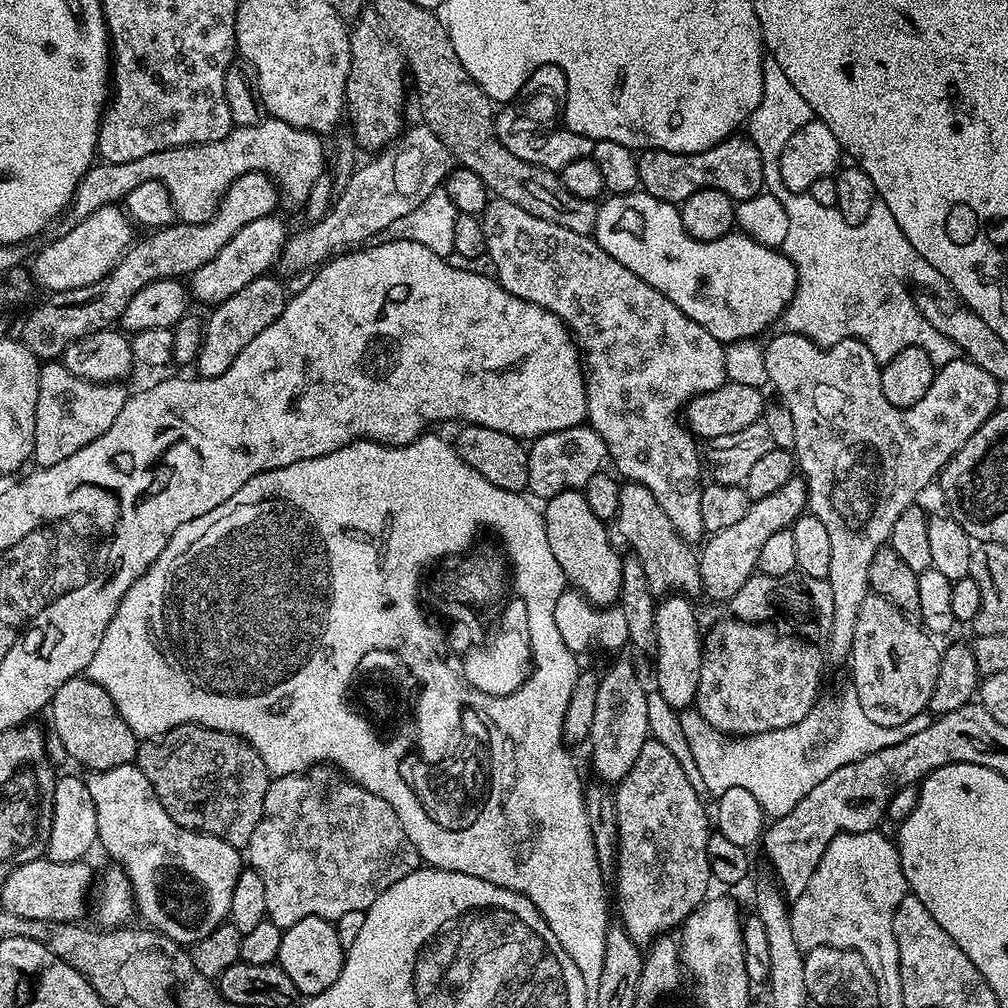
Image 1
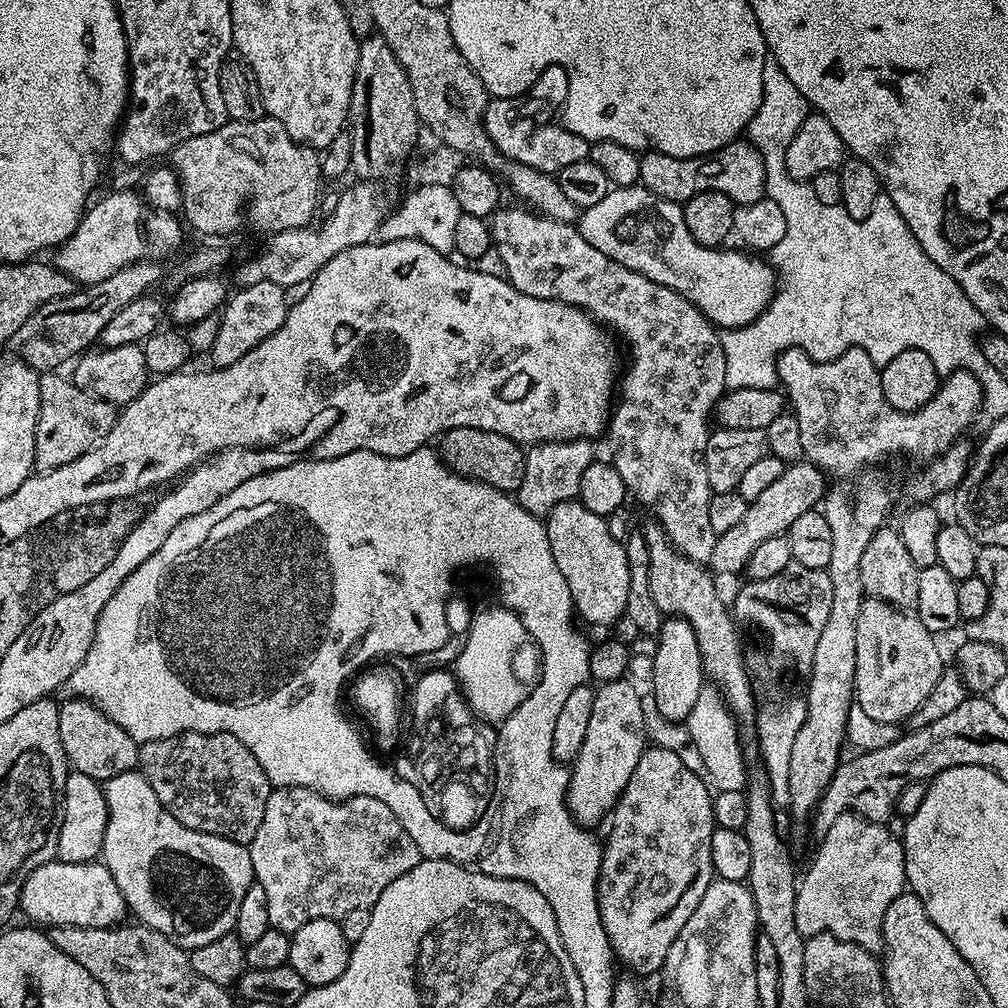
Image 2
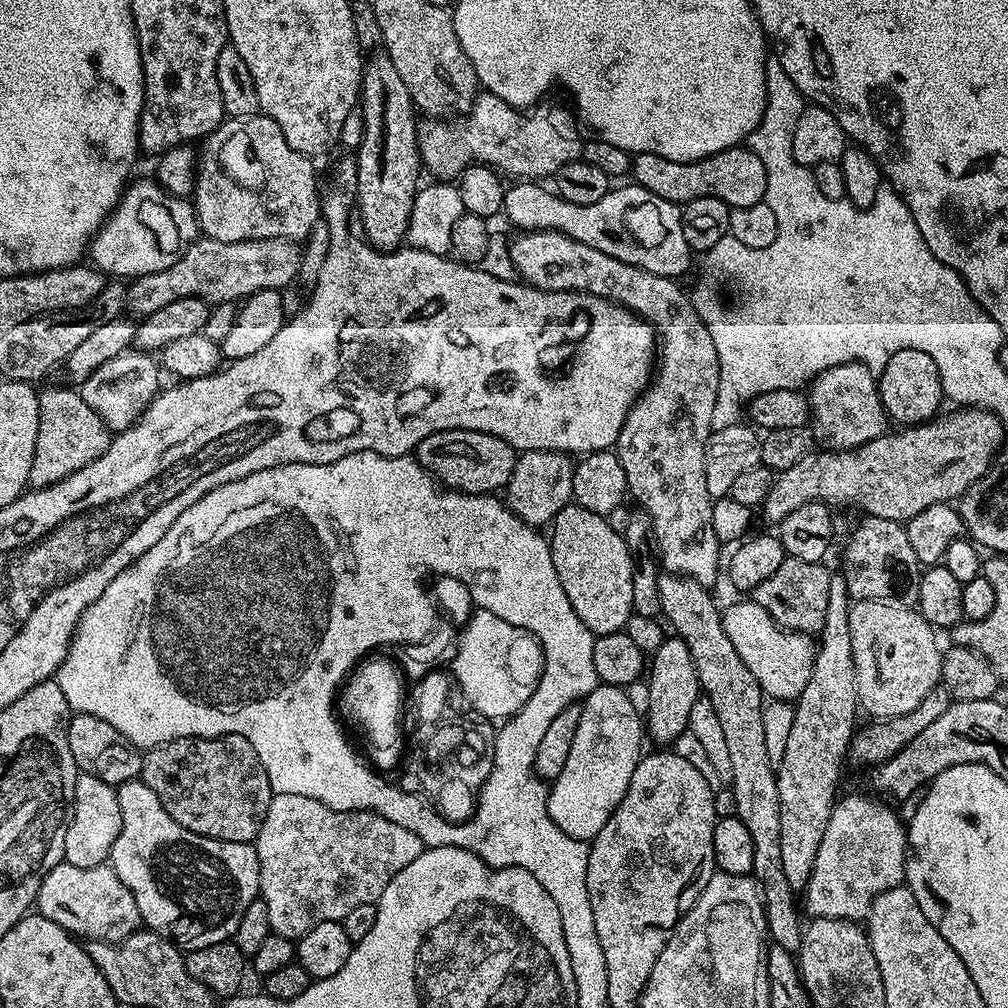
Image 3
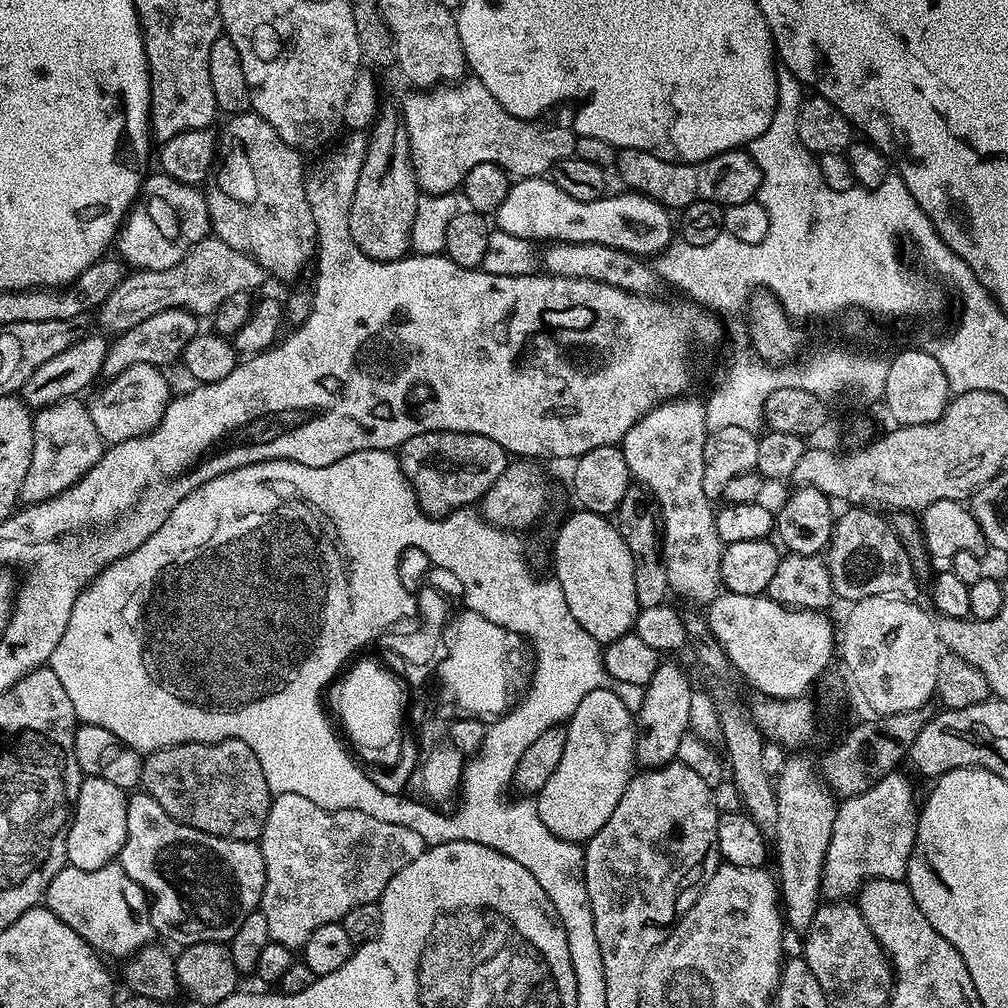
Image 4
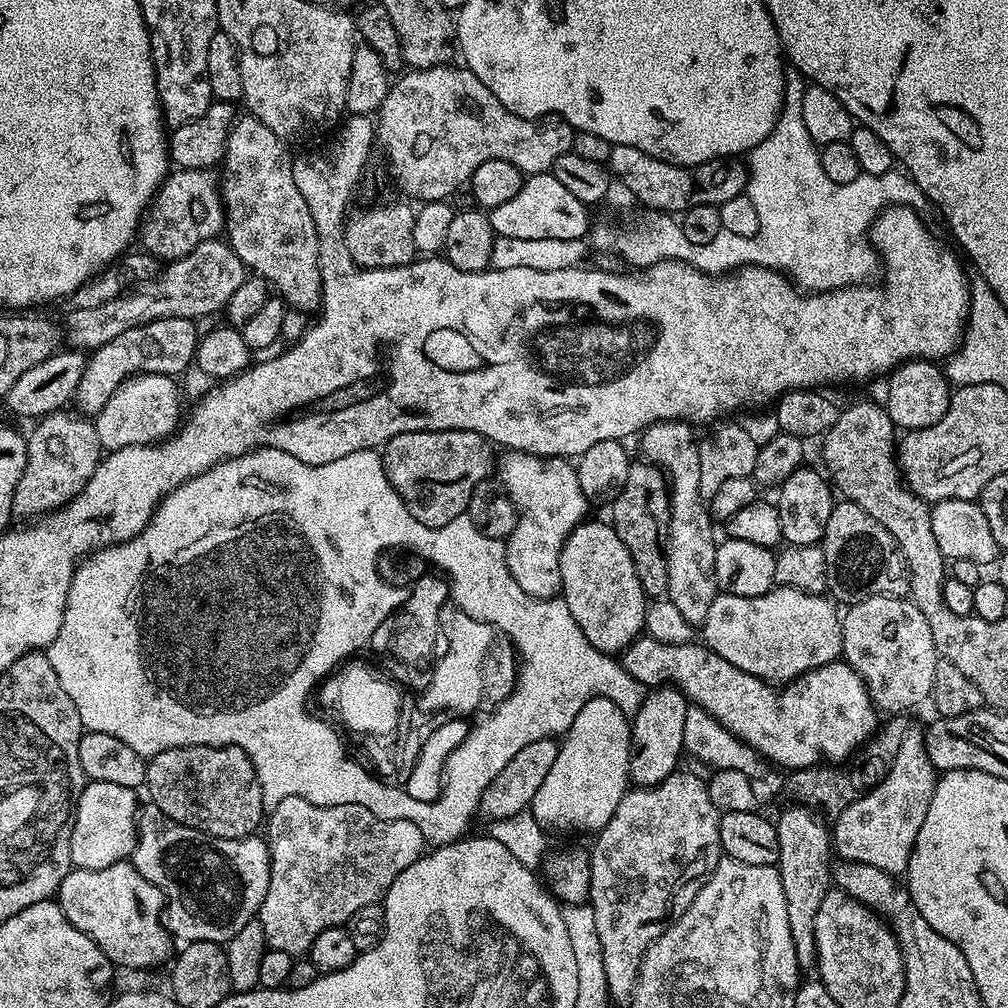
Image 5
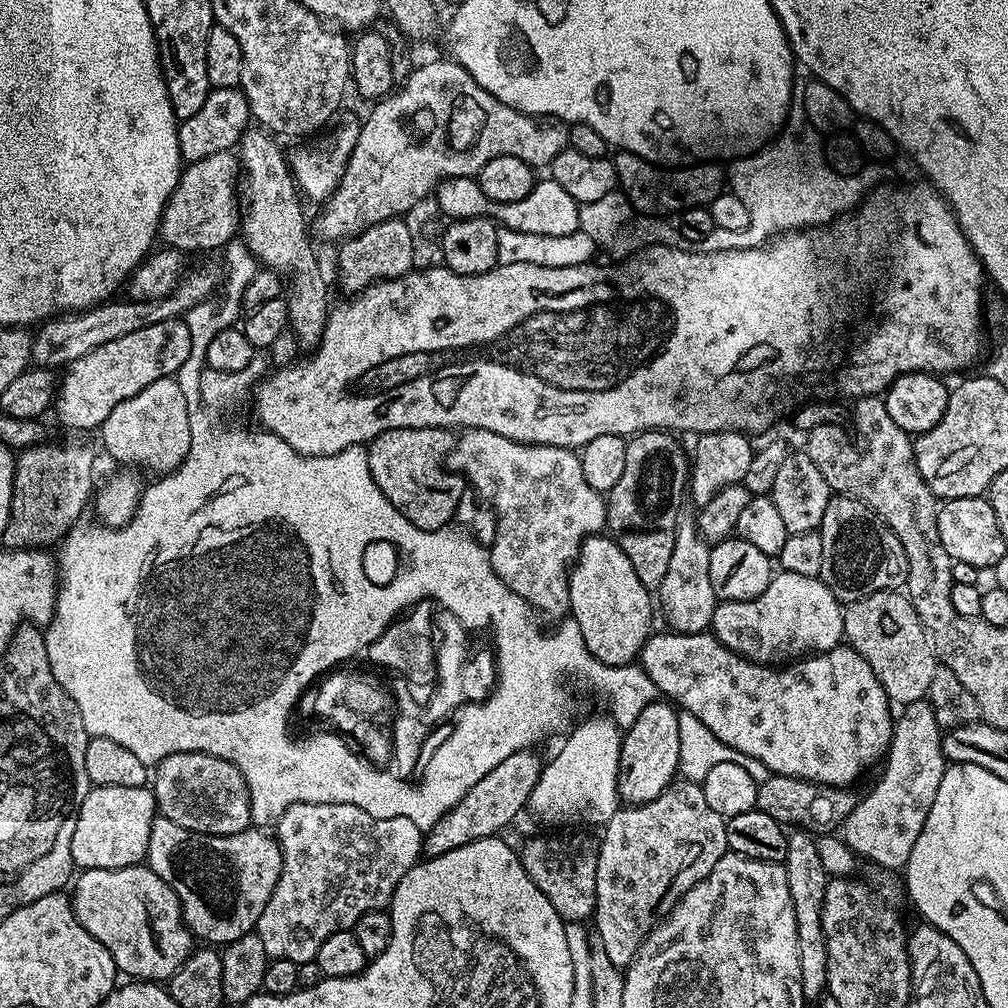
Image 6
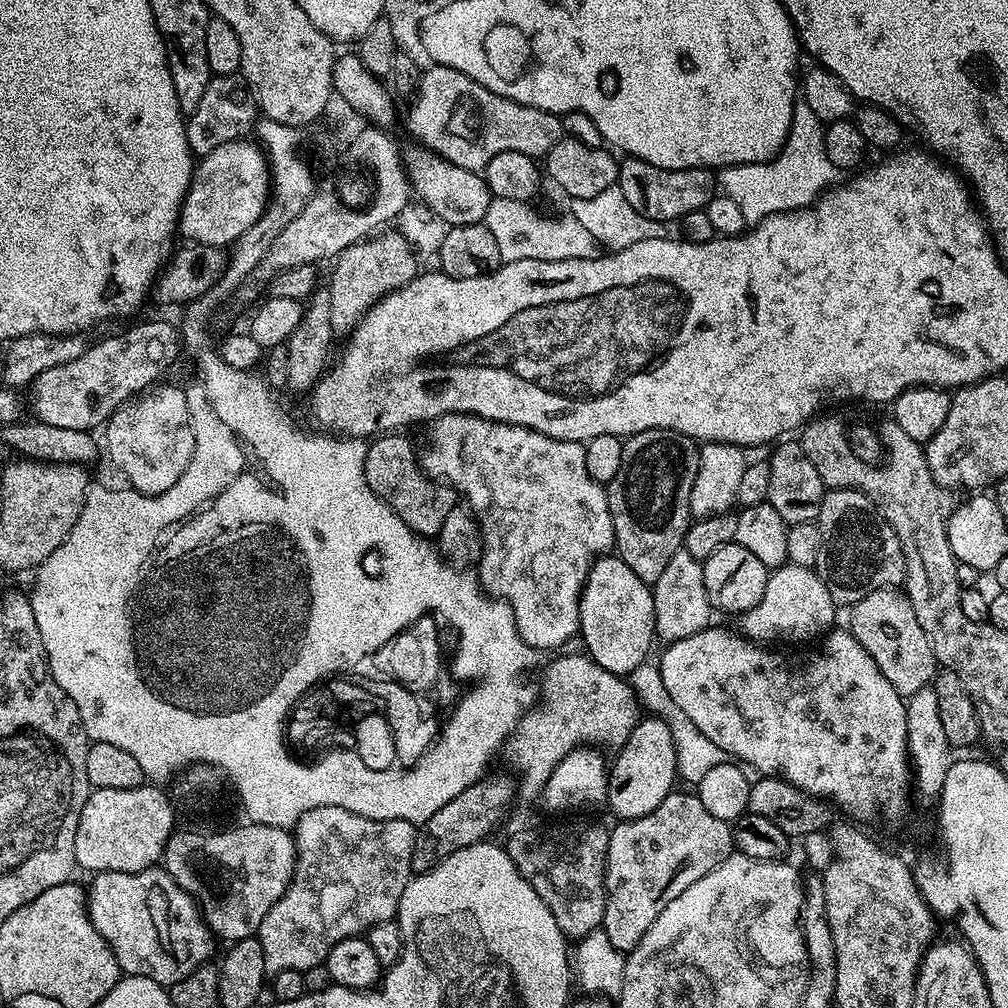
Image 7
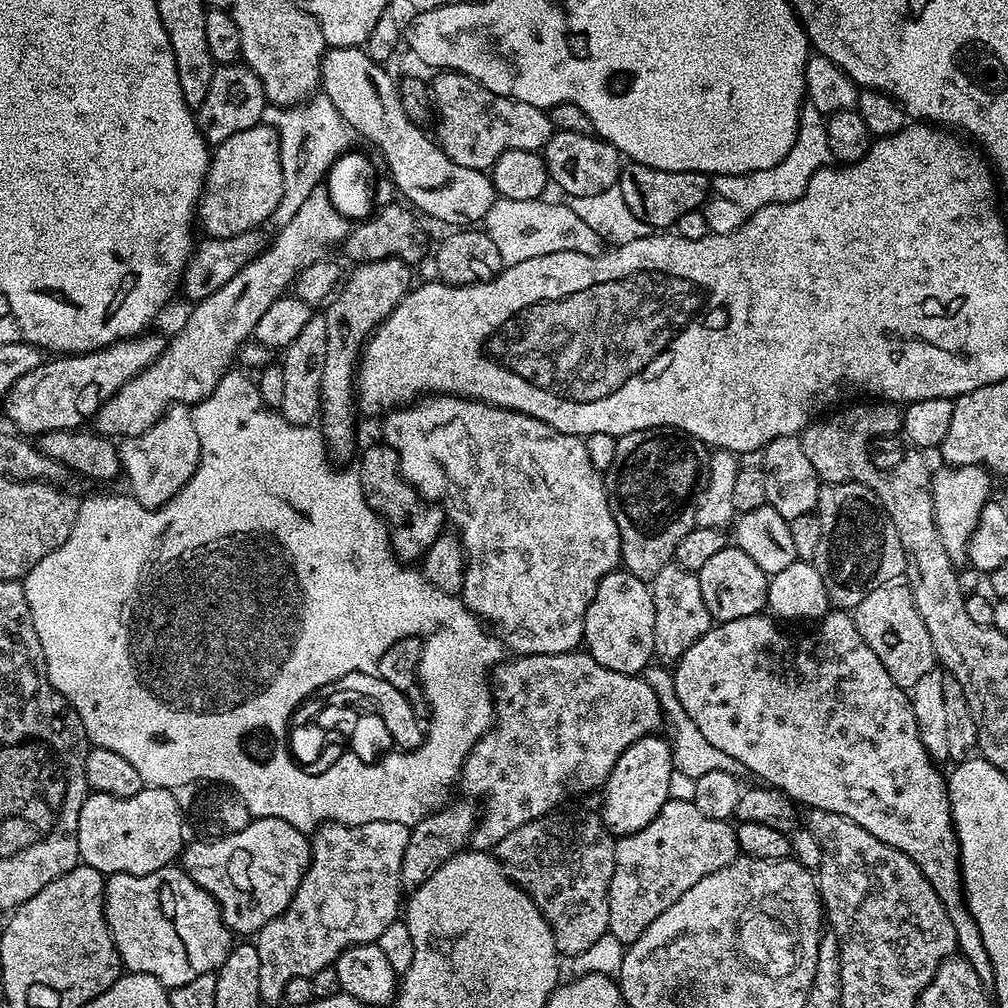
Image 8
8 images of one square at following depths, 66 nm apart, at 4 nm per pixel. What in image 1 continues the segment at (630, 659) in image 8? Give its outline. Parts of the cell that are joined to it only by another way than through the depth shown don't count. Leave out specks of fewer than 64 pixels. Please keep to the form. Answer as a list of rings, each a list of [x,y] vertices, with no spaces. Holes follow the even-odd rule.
[[[573,490],[554,494],[543,505],[544,529],[546,530],[546,542],[550,542],[550,550],[554,558],[558,558],[558,566],[562,566],[564,579],[576,591],[580,592],[590,603],[599,606],[612,606],[620,599],[622,590],[622,556],[616,553],[612,540],[608,537],[609,525],[590,510],[583,491]]]

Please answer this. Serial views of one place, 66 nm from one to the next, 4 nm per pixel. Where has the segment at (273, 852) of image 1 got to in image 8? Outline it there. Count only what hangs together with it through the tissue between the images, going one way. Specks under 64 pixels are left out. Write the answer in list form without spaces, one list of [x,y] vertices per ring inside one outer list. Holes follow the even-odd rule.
[[[366,822],[365,824],[320,825],[310,836],[312,856],[308,869],[286,910],[278,914],[260,932],[255,933],[258,950],[258,990],[261,1001],[283,1001],[286,982],[290,978],[311,977],[318,970],[331,968],[342,950],[359,944],[375,944],[382,930],[393,924],[402,912],[402,854],[406,854],[409,825],[402,822]]]

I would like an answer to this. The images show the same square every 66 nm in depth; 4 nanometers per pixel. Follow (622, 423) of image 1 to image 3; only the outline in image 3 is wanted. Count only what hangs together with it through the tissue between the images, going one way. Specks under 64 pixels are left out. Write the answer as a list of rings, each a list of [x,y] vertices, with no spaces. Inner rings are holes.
[[[521,231],[516,237],[511,237],[508,245],[510,258],[514,262],[519,279],[523,283],[531,284],[534,288],[541,288],[547,292],[589,292],[595,296],[607,296],[616,304],[621,304],[624,308],[630,308],[636,315],[641,316],[643,320],[649,321],[654,325],[654,331],[658,337],[658,363],[654,368],[654,375],[643,394],[636,400],[636,405],[628,411],[628,416],[624,420],[622,430],[618,434],[614,445],[616,457],[622,462],[622,470],[626,470],[626,482],[631,499],[636,499],[637,505],[642,506],[643,511],[648,513],[652,519],[652,535],[654,537],[655,547],[658,549],[658,560],[667,571],[675,573],[676,576],[689,576],[694,582],[705,586],[712,586],[716,579],[722,576],[722,556],[720,560],[720,548],[722,542],[718,534],[714,534],[714,514],[712,505],[714,497],[710,490],[706,490],[706,462],[704,461],[704,451],[708,445],[708,437],[712,435],[714,429],[712,426],[712,415],[714,414],[714,402],[718,398],[718,350],[714,350],[714,338],[710,338],[710,330],[697,316],[689,293],[683,292],[679,288],[677,281],[671,276],[659,276],[650,270],[642,270],[630,262],[622,262],[618,258],[610,258],[610,254],[602,254],[602,250],[594,250],[594,246],[586,246],[574,238],[570,238],[561,232],[526,232]]]

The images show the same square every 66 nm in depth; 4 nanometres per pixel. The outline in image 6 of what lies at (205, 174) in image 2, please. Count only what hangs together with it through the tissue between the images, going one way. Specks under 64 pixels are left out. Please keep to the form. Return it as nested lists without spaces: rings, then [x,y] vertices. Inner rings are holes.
[[[256,126],[249,127],[240,137],[238,159],[242,173],[242,239],[263,267],[272,268],[286,278],[290,329],[301,349],[315,350],[326,330],[330,311],[328,284],[320,273],[320,264],[312,249],[310,224],[304,221],[304,208],[300,205],[302,196],[288,168],[288,157],[285,149],[280,149],[275,142],[267,131]]]

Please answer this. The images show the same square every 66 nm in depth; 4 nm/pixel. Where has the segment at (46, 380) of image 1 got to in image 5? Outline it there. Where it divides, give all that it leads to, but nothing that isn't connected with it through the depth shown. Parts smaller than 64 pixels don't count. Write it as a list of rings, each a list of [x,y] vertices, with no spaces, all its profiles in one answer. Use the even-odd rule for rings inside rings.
[[[79,411],[52,412],[35,421],[33,428],[36,429],[26,436],[26,466],[22,470],[22,478],[18,478],[18,486],[12,499],[13,517],[21,516],[21,521],[24,522],[57,512],[74,499],[86,486],[86,482],[90,482],[102,459],[95,423]]]

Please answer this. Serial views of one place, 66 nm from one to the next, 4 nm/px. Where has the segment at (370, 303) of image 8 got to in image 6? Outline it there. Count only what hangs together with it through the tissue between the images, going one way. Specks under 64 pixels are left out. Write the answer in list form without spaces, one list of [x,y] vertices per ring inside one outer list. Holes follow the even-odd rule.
[[[404,218],[378,222],[356,236],[349,236],[339,245],[340,253],[336,264],[340,267],[340,284],[348,294],[359,294],[377,280],[393,280],[413,271],[416,248],[412,245],[413,232],[409,230]]]

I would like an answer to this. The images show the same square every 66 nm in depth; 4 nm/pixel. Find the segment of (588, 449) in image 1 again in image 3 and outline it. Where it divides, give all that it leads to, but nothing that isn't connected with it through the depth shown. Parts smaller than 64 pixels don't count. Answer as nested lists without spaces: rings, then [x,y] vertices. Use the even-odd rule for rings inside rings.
[[[521,452],[517,455],[514,474],[506,489],[506,503],[508,509],[527,524],[548,526],[566,505],[573,503],[573,490],[574,460],[571,455],[562,452]]]

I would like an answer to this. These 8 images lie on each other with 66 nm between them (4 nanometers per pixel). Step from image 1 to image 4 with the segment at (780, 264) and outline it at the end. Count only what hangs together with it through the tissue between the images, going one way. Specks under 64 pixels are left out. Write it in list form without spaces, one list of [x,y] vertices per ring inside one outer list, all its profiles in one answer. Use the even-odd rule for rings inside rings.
[[[547,175],[525,176],[517,179],[509,187],[502,206],[494,213],[495,227],[506,234],[514,234],[514,238],[533,242],[559,242],[561,244],[601,244],[628,252],[631,256],[652,258],[664,251],[674,240],[674,220],[669,209],[657,200],[651,200],[640,192],[620,190],[617,196],[605,194],[594,202],[578,202],[578,198],[570,198],[566,190],[558,190],[558,186]]]

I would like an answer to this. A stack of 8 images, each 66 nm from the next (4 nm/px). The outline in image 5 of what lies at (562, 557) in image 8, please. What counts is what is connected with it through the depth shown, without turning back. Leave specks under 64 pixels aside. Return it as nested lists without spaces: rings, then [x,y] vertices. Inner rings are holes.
[[[511,450],[499,457],[500,484],[503,495],[507,496],[516,505],[518,513],[514,530],[506,537],[504,545],[504,561],[508,564],[510,574],[514,574],[514,582],[536,598],[551,600],[560,592],[560,555],[562,546],[568,535],[583,524],[589,515],[590,502],[586,494],[582,494],[582,486],[578,486],[578,474],[575,467],[567,459],[558,456],[535,456],[525,452]]]

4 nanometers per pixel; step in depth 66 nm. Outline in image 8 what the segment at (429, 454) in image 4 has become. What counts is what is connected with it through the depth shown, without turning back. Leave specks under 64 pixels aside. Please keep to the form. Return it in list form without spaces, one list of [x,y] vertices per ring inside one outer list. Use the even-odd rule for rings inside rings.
[[[383,442],[372,444],[364,453],[361,451],[360,485],[366,502],[375,510],[389,525],[390,543],[397,560],[401,562],[419,561],[434,546],[434,542],[445,531],[446,517],[444,509],[439,504],[423,499],[402,478],[398,454],[390,445]]]

